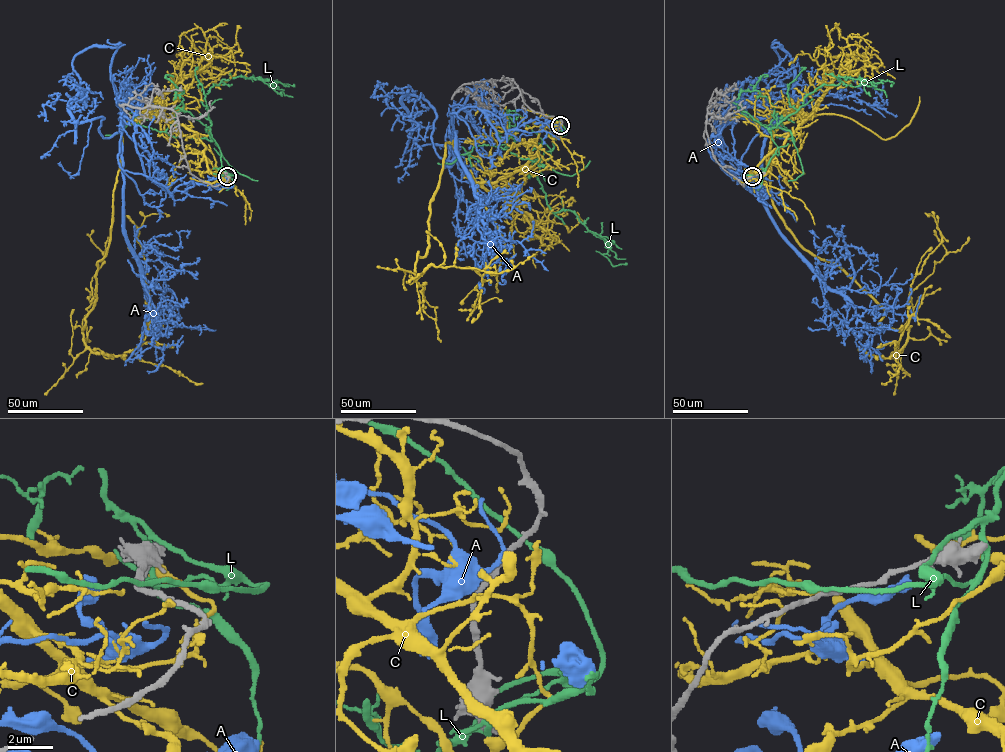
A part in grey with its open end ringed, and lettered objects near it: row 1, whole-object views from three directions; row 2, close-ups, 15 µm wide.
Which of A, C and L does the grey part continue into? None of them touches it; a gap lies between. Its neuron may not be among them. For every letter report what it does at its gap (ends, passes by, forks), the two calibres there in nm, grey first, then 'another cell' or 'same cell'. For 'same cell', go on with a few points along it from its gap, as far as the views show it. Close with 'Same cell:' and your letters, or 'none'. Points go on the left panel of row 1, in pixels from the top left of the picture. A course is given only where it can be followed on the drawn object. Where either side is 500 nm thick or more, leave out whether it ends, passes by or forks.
A: it passes by; calibres 200 and 160 nm; same cell; course (227, 178), (168, 191), (123, 169), (122, 119), (123, 234), (145, 289), (144, 246), (187, 238)
C: it passes by; calibres 200 and 130 nm; another cell
L: it passes by; calibres 200 and 170 nm; another cell
Same cell: A

